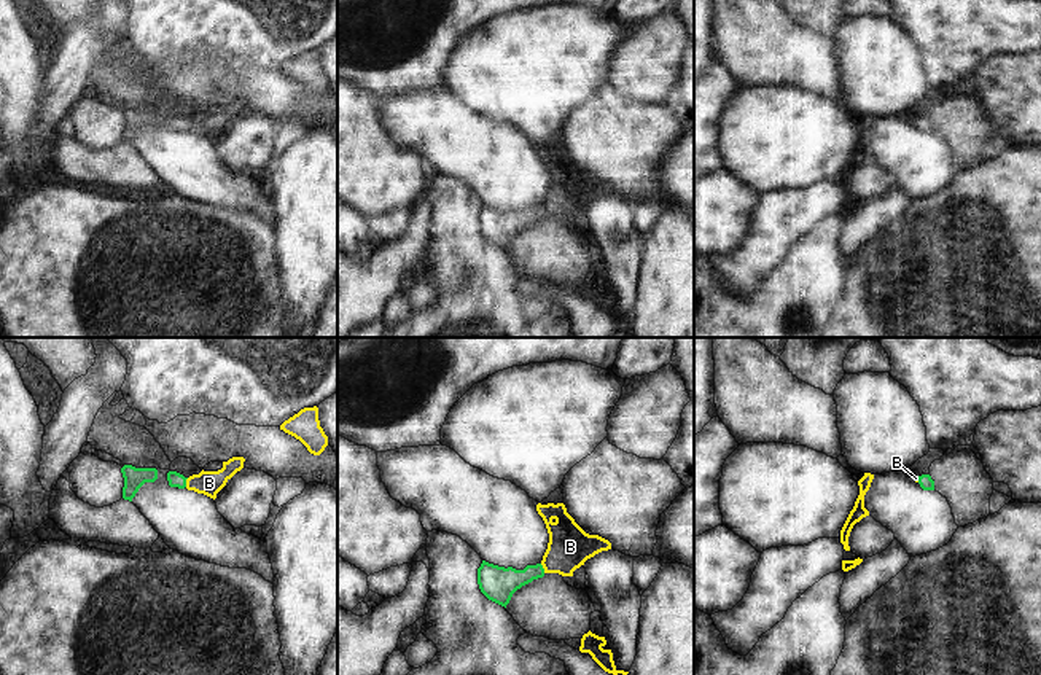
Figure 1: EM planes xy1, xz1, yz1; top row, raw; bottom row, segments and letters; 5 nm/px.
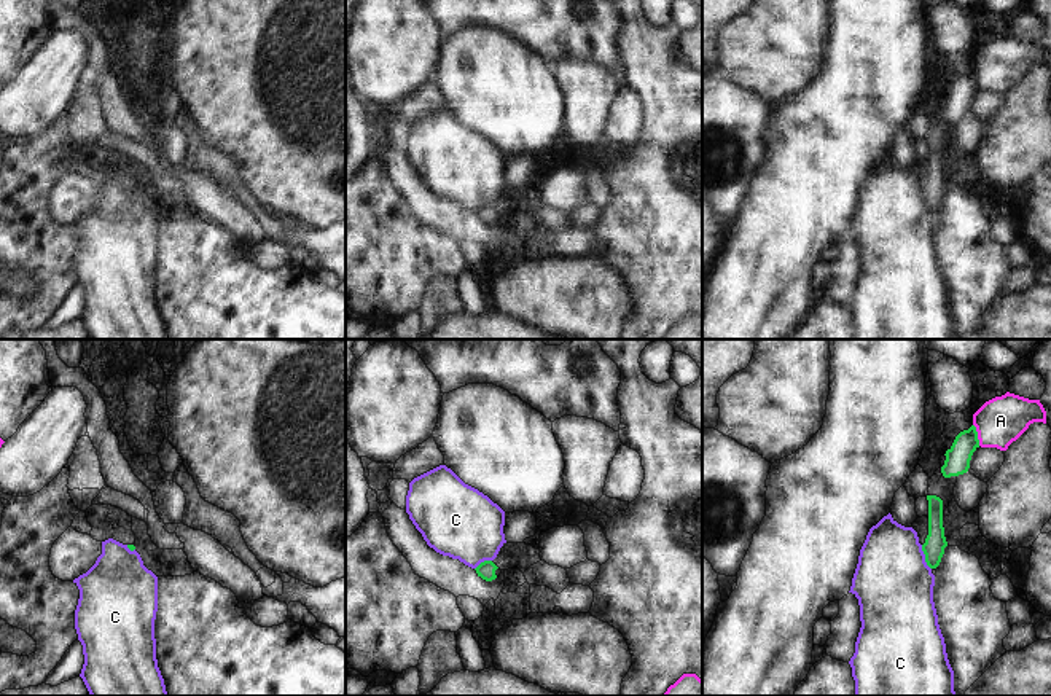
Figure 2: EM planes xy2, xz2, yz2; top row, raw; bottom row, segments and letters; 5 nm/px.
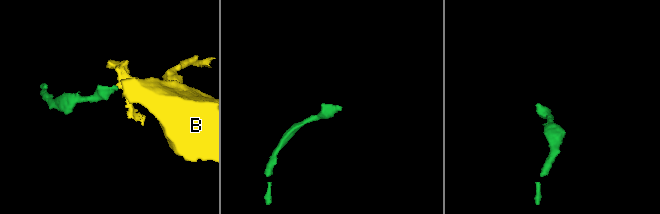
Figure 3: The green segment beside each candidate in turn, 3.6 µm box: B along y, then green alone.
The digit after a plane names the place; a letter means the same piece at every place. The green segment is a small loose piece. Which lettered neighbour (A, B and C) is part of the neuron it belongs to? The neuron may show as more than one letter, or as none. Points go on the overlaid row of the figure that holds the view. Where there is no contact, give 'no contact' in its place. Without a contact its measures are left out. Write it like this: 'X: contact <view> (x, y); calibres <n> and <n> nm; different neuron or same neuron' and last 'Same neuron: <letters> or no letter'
A: contact yz2 (976, 435); calibres 130 and 240 nm; different neuron
B: contact xy1 (185, 483); calibres 80 and 130 nm; same neuron
C: contact yz2 (925, 558); calibres 110 and 400 nm; different neuron
Same neuron: B

